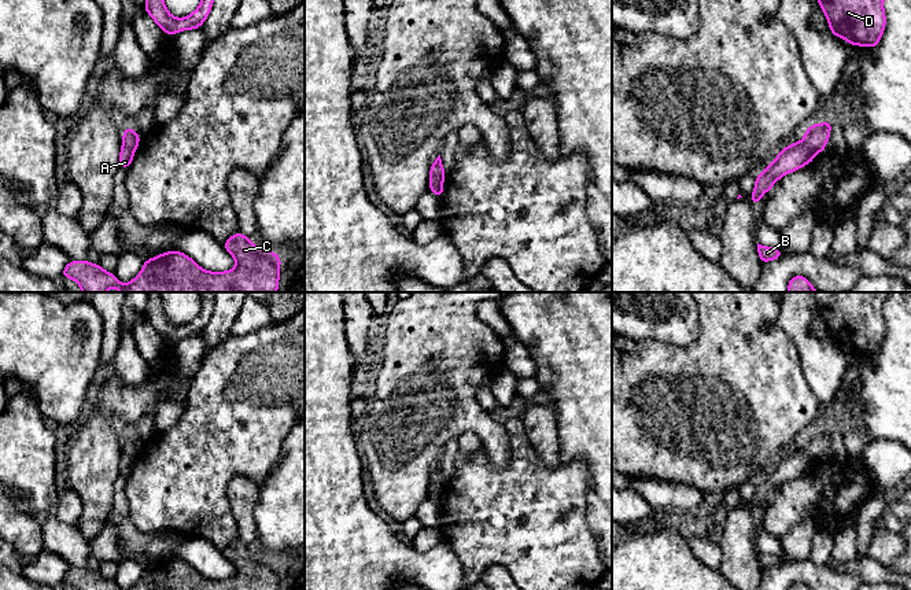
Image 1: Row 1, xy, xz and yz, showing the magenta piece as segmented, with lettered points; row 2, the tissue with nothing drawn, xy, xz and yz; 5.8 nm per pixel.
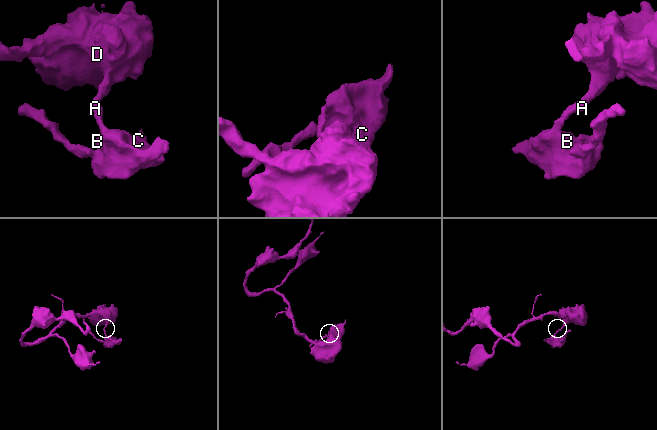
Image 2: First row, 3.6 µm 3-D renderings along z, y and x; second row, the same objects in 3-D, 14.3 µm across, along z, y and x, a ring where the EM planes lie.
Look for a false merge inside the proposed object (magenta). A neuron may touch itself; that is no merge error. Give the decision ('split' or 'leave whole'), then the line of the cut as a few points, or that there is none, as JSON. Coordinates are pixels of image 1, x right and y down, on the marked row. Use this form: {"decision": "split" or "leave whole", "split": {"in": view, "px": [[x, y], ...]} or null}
{"decision": "split", "split": {"in": "yz", "px": [[801, 142], [815, 154]]}}

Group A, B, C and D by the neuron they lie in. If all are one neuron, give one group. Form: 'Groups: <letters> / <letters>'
Groups: A B C / D

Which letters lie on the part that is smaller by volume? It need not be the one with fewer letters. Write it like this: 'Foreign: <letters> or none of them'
Foreign: A, B, C

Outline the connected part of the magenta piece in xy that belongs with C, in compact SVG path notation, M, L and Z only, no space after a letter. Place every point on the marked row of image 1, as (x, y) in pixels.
M241 232L230 236L224 247L236 259L236 266L226 272L204 270L187 254L166 251L144 261L141 272L126 284L89 261L70 261L62 277L75 280L82 292L106 292L110 288L121 292L277 292L283 259L276 252L254 246Z

